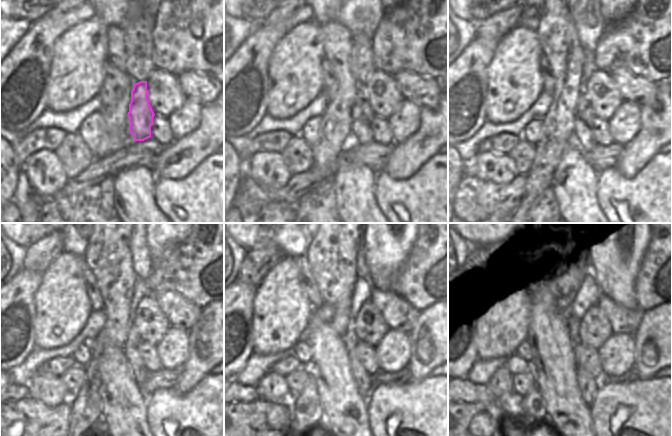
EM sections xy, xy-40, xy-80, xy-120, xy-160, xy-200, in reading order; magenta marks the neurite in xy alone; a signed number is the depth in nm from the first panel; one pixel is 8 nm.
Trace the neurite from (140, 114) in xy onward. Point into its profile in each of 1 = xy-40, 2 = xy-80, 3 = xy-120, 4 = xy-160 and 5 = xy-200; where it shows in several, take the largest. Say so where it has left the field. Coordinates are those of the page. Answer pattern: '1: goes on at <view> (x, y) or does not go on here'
1: goes on at xy-40 (362, 114)
2: goes on at xy-80 (582, 136)
3: goes on at xy-120 (136, 364)
4: goes on at xy-160 (364, 381)
5: goes on at xy-200 (588, 385)

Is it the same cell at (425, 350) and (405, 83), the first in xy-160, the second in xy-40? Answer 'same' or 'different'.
different

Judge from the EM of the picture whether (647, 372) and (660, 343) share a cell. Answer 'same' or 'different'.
same

